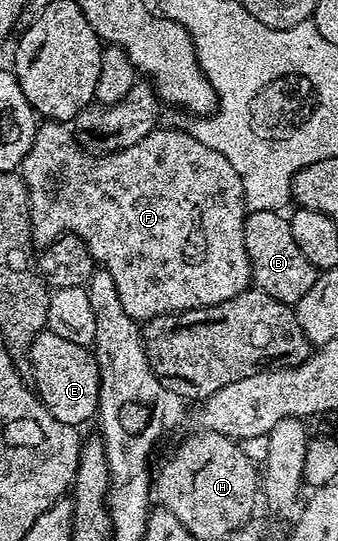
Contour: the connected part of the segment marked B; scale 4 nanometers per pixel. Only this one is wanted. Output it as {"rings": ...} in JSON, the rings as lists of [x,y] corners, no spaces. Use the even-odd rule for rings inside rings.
{"rings":[[[257,210],[248,212],[245,222],[245,250],[251,263],[251,278],[260,292],[277,298],[282,304],[296,305],[313,286],[317,269],[305,254],[301,254],[297,242],[293,242],[293,230],[289,230],[289,219],[282,211]]]}

